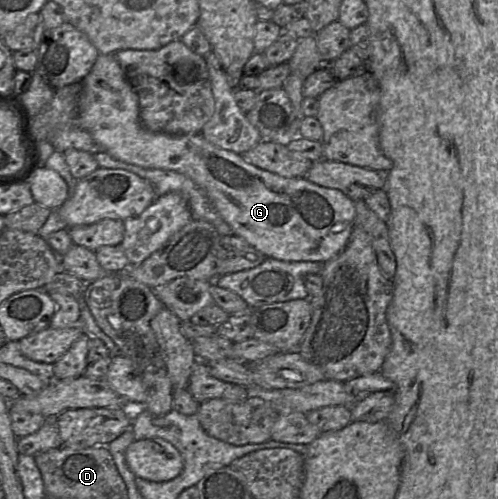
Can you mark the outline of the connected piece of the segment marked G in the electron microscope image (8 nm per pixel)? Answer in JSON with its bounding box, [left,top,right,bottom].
[73,54,355,262]

